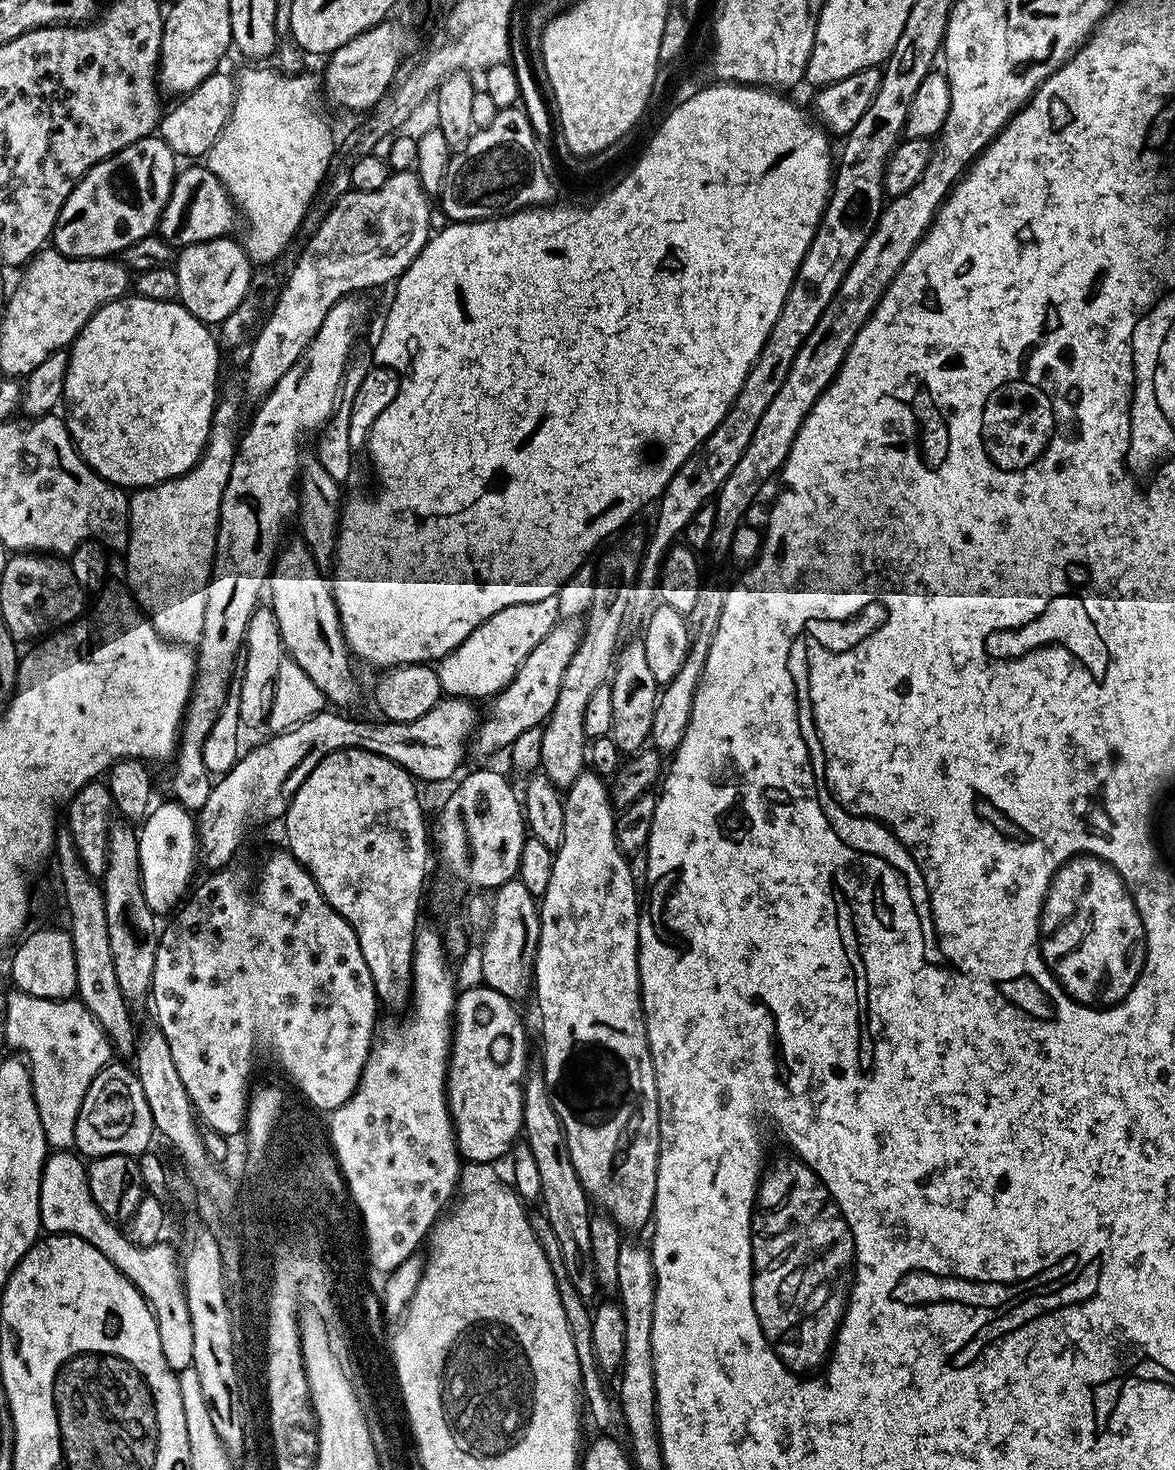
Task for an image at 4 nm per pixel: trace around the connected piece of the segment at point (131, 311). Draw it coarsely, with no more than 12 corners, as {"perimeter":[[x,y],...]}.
{"perimeter":[[125,294],[68,352],[80,457],[125,490],[212,435],[217,337]]}

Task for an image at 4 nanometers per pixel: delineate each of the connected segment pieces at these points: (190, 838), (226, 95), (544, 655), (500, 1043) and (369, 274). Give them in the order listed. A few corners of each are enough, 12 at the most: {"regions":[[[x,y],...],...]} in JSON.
{"regions":[[[179,801],[139,829],[143,896],[158,916],[187,893],[197,823]],[[210,74],[163,113],[177,157],[207,157],[226,126],[236,81]],[[561,622],[491,697],[482,755],[511,749],[558,702],[581,629]],[[485,984],[457,995],[448,1110],[465,1161],[511,1153],[528,1038]],[[411,169],[345,193],[306,241],[243,373],[255,406],[340,299],[431,233]]]}

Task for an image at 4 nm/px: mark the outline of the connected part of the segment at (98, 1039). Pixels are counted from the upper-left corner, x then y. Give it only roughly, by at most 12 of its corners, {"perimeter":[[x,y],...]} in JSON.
{"perimeter":[[9,994],[49,1149],[71,1149],[87,1088],[114,1056],[79,998]]}

